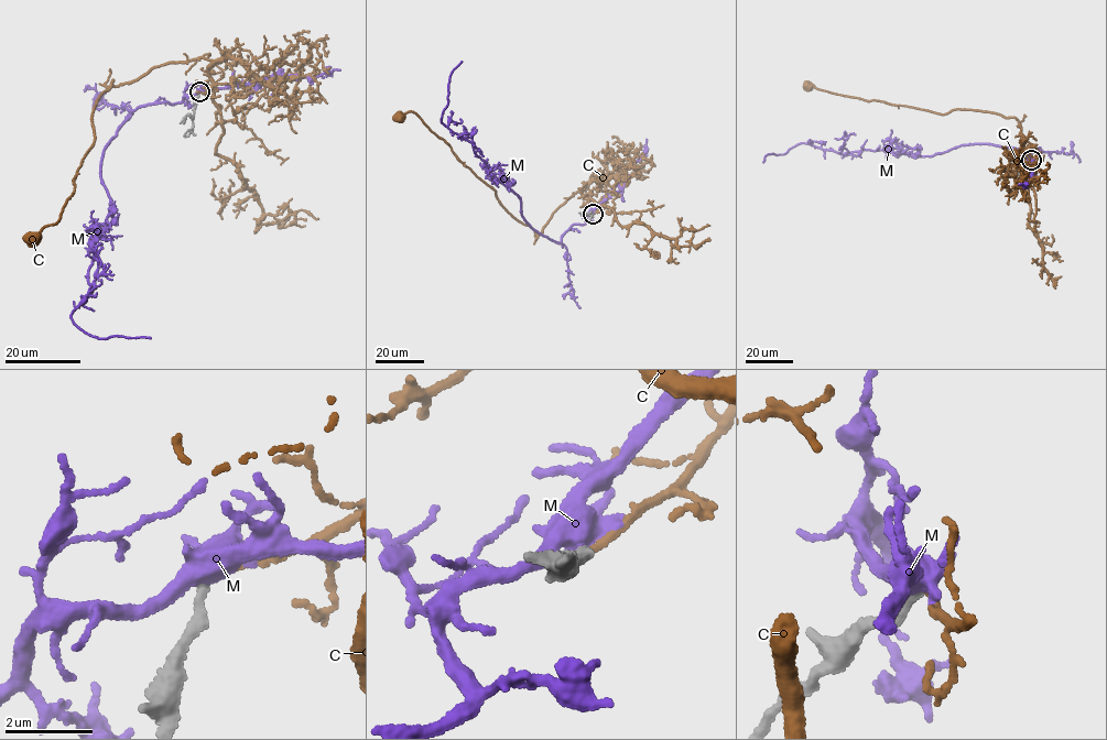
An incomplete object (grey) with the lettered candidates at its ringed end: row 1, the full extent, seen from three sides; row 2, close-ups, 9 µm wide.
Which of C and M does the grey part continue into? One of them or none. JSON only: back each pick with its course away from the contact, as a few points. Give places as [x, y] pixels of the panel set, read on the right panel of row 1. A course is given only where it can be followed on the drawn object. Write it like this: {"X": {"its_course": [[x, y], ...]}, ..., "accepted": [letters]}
{"accepted": []}

